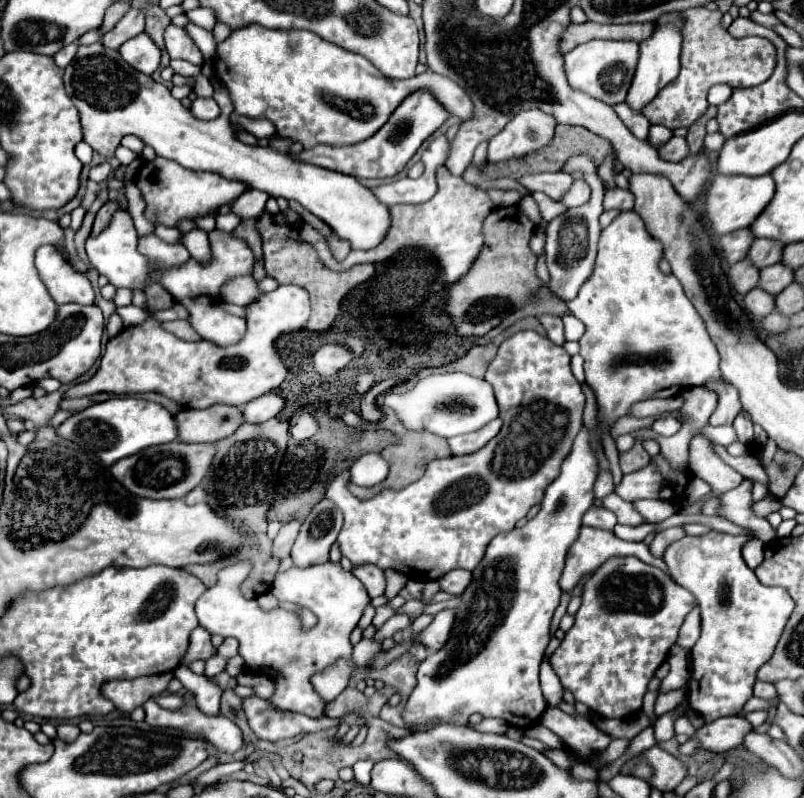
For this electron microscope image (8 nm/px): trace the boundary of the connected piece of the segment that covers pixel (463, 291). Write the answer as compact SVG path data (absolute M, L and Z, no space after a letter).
M519 206L495 208L489 214L489 220L483 224L485 248L481 256L461 282L447 288L445 310L453 318L459 336L485 336L491 328L499 326L507 314L527 306L537 296L537 290L543 288L535 272L537 254L529 248L533 232L535 224Z

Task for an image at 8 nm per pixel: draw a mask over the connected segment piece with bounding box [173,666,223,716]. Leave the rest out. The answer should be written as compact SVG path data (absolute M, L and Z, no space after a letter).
M179 666L173 674L189 692L195 694L197 704L205 714L211 714L211 716L219 714L219 700L223 690L211 678L197 676L187 666Z

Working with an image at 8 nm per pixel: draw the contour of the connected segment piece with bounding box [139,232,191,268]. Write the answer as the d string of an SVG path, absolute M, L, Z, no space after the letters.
M153 232L139 238L139 252L143 256L149 256L153 262L161 264L163 268L167 268L167 266L179 266L181 262L187 262L187 258L191 258L187 254L187 248L183 244L163 242Z

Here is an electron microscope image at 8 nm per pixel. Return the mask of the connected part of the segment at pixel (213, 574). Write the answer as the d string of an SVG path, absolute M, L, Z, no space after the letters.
M215 562L215 564L209 564L209 566L187 566L185 570L195 574L205 586L215 586L217 584L217 572L221 570L223 562Z

